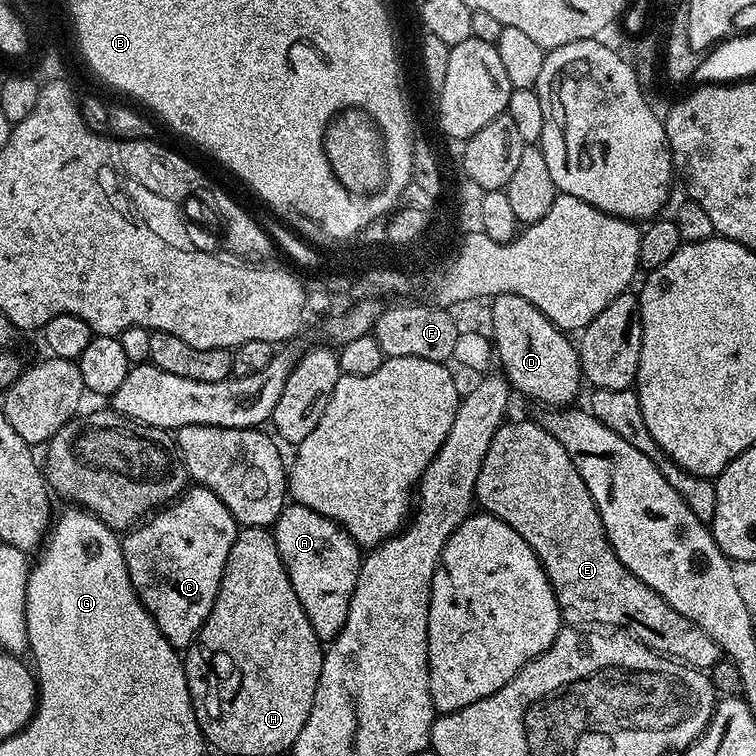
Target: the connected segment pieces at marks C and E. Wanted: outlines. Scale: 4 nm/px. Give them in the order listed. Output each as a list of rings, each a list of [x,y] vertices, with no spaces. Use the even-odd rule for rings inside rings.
[[[192,486],[123,537],[124,561],[132,588],[173,648],[187,649],[206,622],[237,531],[226,502],[209,488]]]
[[[511,420],[500,425],[490,442],[490,450],[486,450],[474,500],[483,511],[506,522],[506,526],[518,530],[518,534],[526,538],[552,583],[561,617],[572,626],[607,626],[612,630],[626,631],[661,656],[689,664],[691,668],[711,670],[721,659],[720,648],[701,628],[682,618],[678,610],[670,607],[657,592],[646,586],[646,582],[634,578],[634,574],[618,562],[604,533],[594,498],[590,498],[586,482],[582,482],[578,470],[574,470],[572,455],[544,429],[543,423]]]

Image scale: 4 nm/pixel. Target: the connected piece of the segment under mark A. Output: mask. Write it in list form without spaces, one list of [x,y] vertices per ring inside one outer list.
[[[295,502],[285,503],[271,533],[294,586],[294,594],[298,594],[298,602],[302,602],[302,610],[306,610],[310,626],[314,626],[314,634],[322,642],[335,640],[350,614],[350,598],[362,563],[360,545],[330,518]]]

